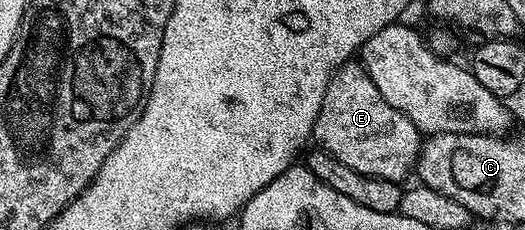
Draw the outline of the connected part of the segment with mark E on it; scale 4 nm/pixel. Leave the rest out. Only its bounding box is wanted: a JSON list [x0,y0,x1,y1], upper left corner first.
[312,62,422,182]

